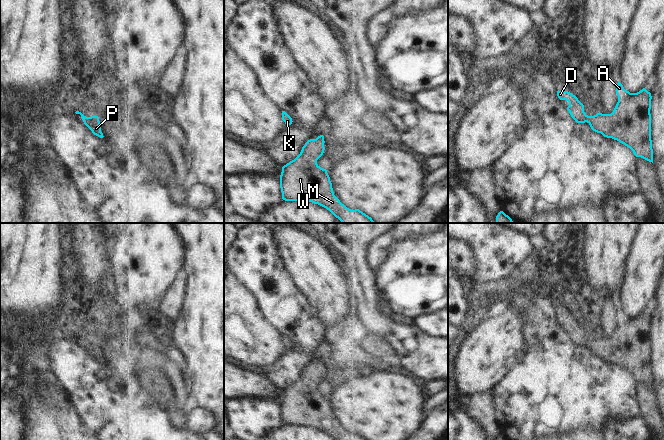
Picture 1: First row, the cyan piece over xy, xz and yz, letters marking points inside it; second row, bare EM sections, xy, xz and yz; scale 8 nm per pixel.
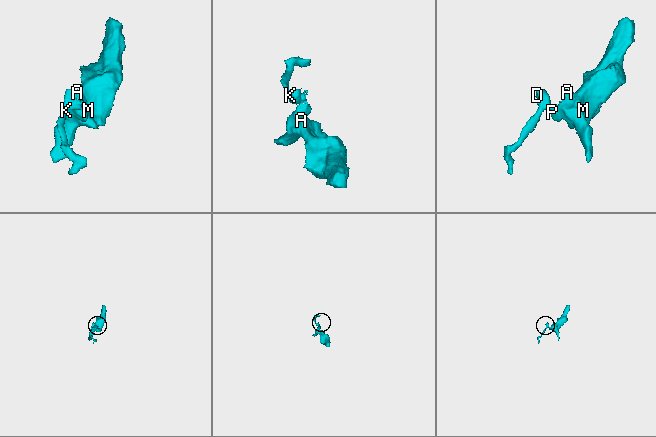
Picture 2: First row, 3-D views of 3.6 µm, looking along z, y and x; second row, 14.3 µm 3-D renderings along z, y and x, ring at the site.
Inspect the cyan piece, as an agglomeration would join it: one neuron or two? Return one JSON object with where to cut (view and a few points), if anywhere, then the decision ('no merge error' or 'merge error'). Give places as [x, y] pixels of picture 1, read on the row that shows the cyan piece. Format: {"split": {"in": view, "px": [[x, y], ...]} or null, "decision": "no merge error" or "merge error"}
{"split": null, "decision": "no merge error"}

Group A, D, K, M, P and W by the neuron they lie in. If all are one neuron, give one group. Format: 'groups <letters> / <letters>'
groups A D K M P W

